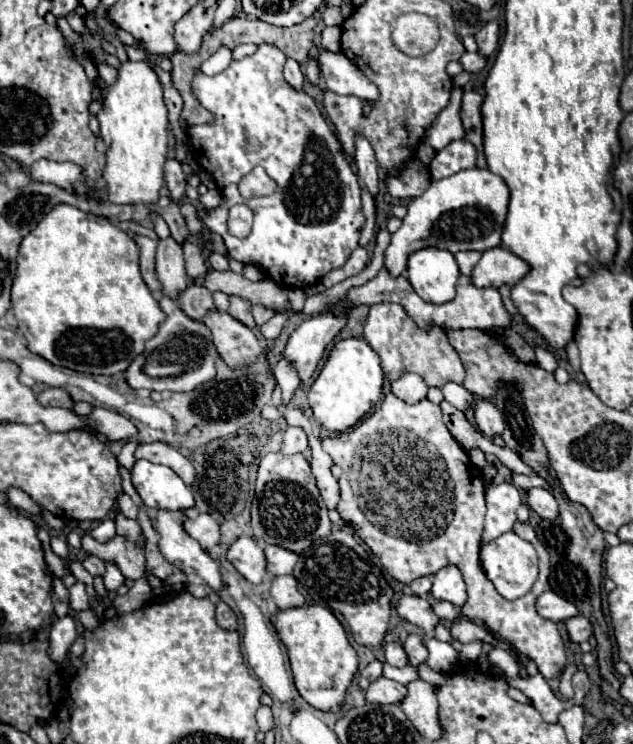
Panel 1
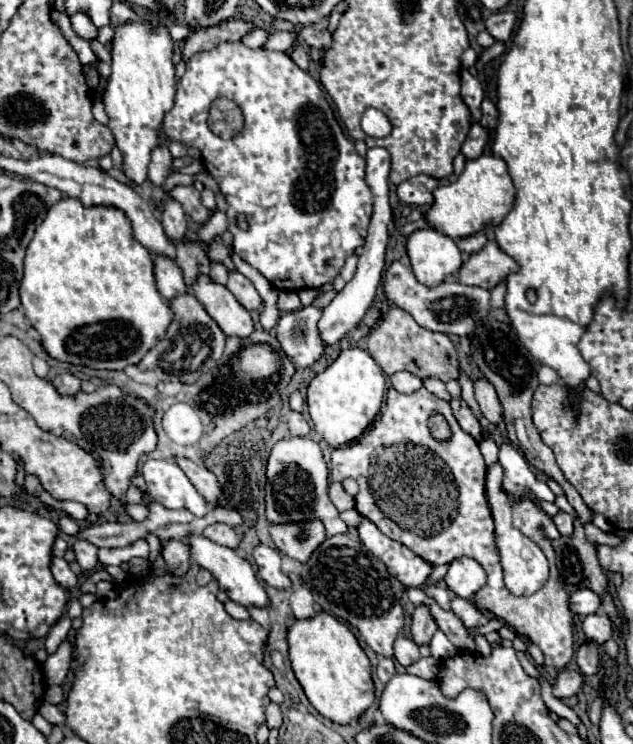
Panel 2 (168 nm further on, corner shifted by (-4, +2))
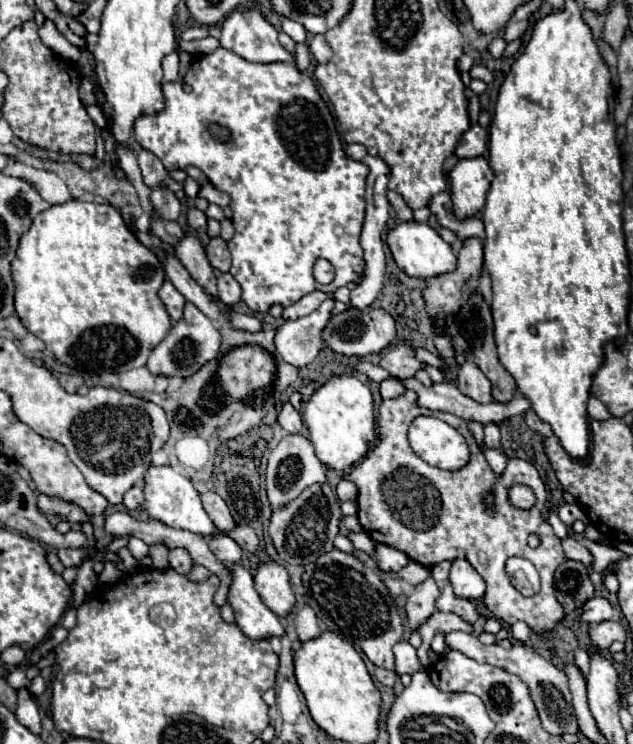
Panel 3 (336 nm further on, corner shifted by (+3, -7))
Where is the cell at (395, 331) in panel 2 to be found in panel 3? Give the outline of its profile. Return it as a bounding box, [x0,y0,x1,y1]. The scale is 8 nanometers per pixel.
[379,345,423,379]

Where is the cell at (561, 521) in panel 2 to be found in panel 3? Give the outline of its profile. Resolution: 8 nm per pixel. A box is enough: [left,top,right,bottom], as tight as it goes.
[563,539,593,569]

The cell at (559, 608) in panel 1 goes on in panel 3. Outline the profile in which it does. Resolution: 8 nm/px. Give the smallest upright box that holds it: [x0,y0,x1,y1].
[583,597,613,623]

